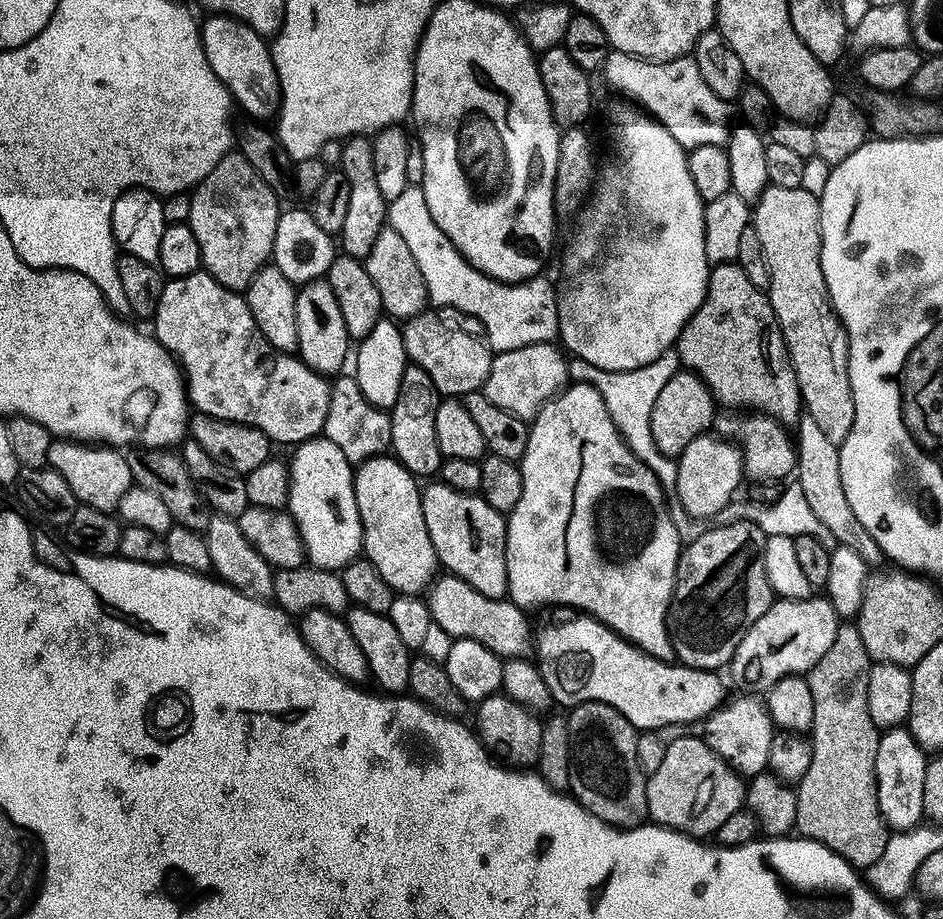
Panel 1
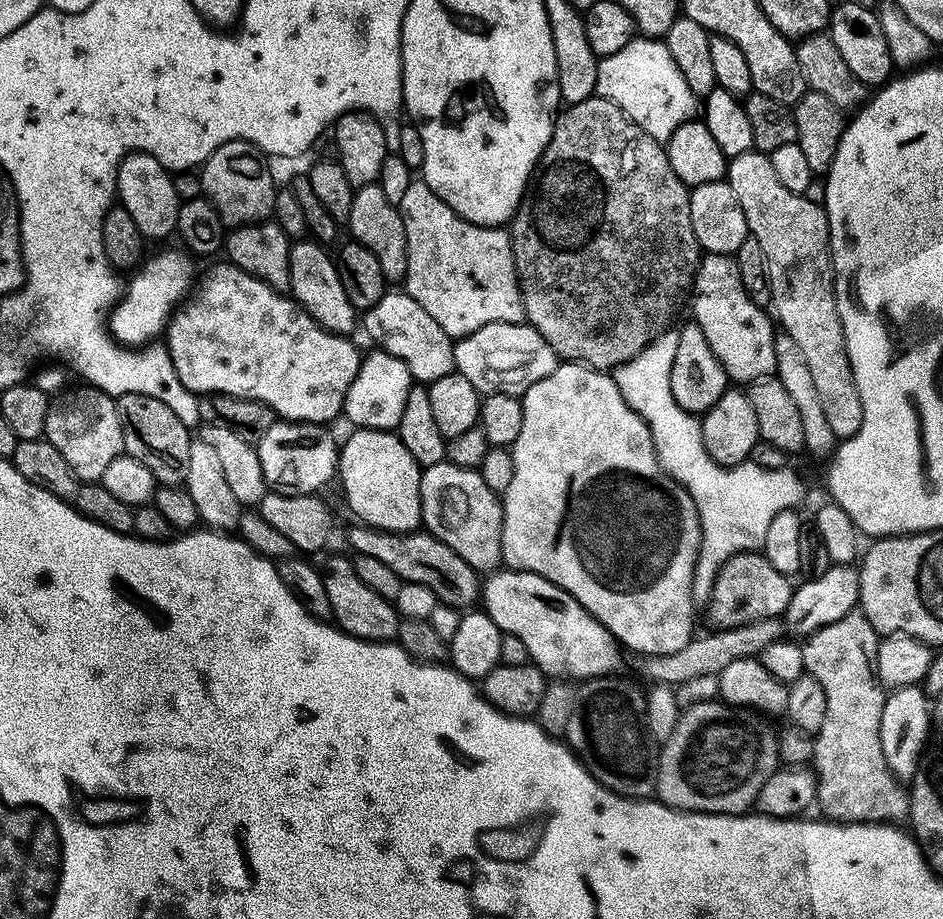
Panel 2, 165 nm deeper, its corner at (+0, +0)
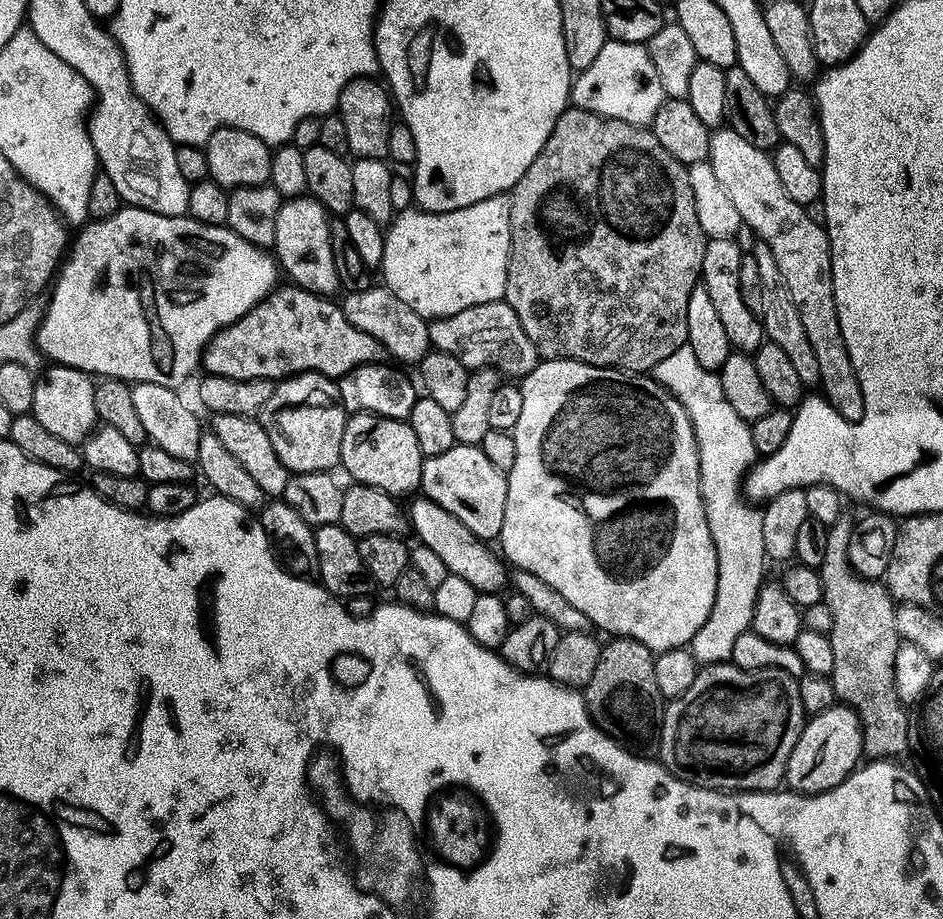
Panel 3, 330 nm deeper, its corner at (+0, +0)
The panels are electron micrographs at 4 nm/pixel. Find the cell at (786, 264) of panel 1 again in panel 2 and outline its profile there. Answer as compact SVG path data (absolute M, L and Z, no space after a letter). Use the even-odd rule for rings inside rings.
M753 150L731 157L726 179L734 194L738 194L738 202L742 202L749 233L758 238L768 259L771 311L779 327L798 342L798 350L802 350L802 358L806 358L806 366L814 374L830 430L838 438L853 436L862 426L864 407L856 389L836 305L834 261L825 209L817 201L816 205L807 200L807 195L786 190L778 182L778 174L774 174L771 155L763 152Z

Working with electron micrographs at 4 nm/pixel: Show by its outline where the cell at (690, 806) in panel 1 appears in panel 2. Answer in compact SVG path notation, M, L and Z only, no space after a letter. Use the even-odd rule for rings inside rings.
M719 698L699 700L681 711L674 726L674 734L663 741L656 766L655 799L677 808L679 812L709 812L738 816L755 805L762 786L781 767L777 733L767 724L763 715L740 706L725 704Z

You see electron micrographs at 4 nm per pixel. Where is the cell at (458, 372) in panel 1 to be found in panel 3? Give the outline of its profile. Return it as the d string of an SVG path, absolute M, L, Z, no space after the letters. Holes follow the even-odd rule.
M373 286L361 292L349 292L343 298L345 300L342 300L342 307L348 321L358 330L370 334L370 338L377 340L385 353L389 357L393 356L393 358L391 357L393 361L401 360L401 362L396 362L401 365L416 366L430 350L429 321L414 310L410 310L410 306L406 306L406 302L402 302L402 298L398 298L387 288Z

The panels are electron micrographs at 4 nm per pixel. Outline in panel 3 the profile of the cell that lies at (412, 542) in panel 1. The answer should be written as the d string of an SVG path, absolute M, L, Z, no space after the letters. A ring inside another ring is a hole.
M353 412L346 422L346 430L342 430L339 467L345 468L355 483L374 486L395 498L419 489L425 459L422 450L418 450L418 437L410 430L407 420L375 416L372 412Z

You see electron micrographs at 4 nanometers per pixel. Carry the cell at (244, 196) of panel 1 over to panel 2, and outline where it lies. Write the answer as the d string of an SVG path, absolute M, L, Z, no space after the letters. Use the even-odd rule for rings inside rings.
M231 140L218 146L199 169L203 195L215 204L217 212L229 225L256 222L273 211L278 185L272 181L272 172L264 165L263 159L260 149L250 141Z

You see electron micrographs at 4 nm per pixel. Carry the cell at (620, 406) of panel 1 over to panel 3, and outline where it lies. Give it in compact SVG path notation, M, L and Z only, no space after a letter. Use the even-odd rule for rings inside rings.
M689 344L674 350L670 358L662 358L654 369L654 378L675 396L692 423L700 467L700 493L718 558L714 606L702 630L692 640L690 651L699 665L723 663L731 657L738 635L751 627L757 595L764 584L764 566L768 564L762 511L742 495L744 478L758 459L756 440L748 429L749 421L738 418L730 402L726 402L719 375L698 362Z

